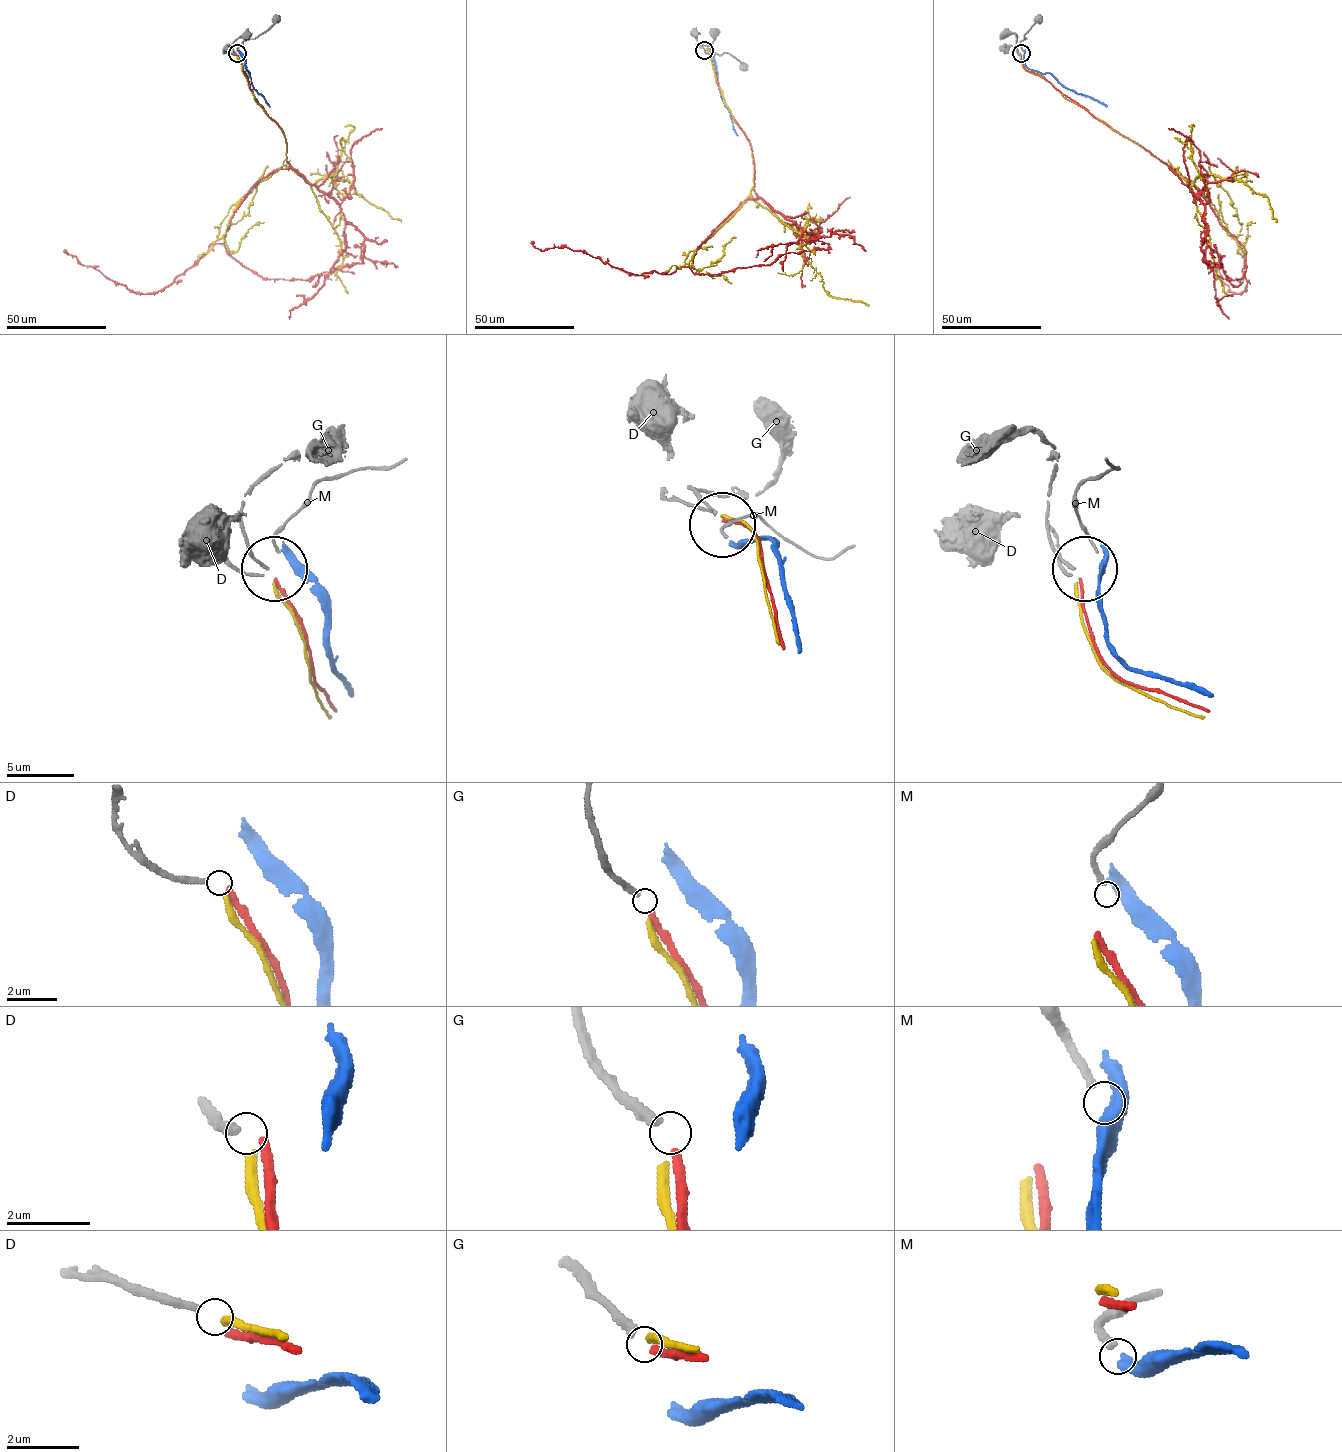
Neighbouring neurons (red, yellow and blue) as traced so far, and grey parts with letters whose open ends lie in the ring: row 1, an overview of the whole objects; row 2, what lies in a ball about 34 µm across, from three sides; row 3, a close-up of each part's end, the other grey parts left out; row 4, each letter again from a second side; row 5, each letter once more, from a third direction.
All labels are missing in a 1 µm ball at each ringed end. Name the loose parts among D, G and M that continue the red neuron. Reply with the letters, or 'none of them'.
G

